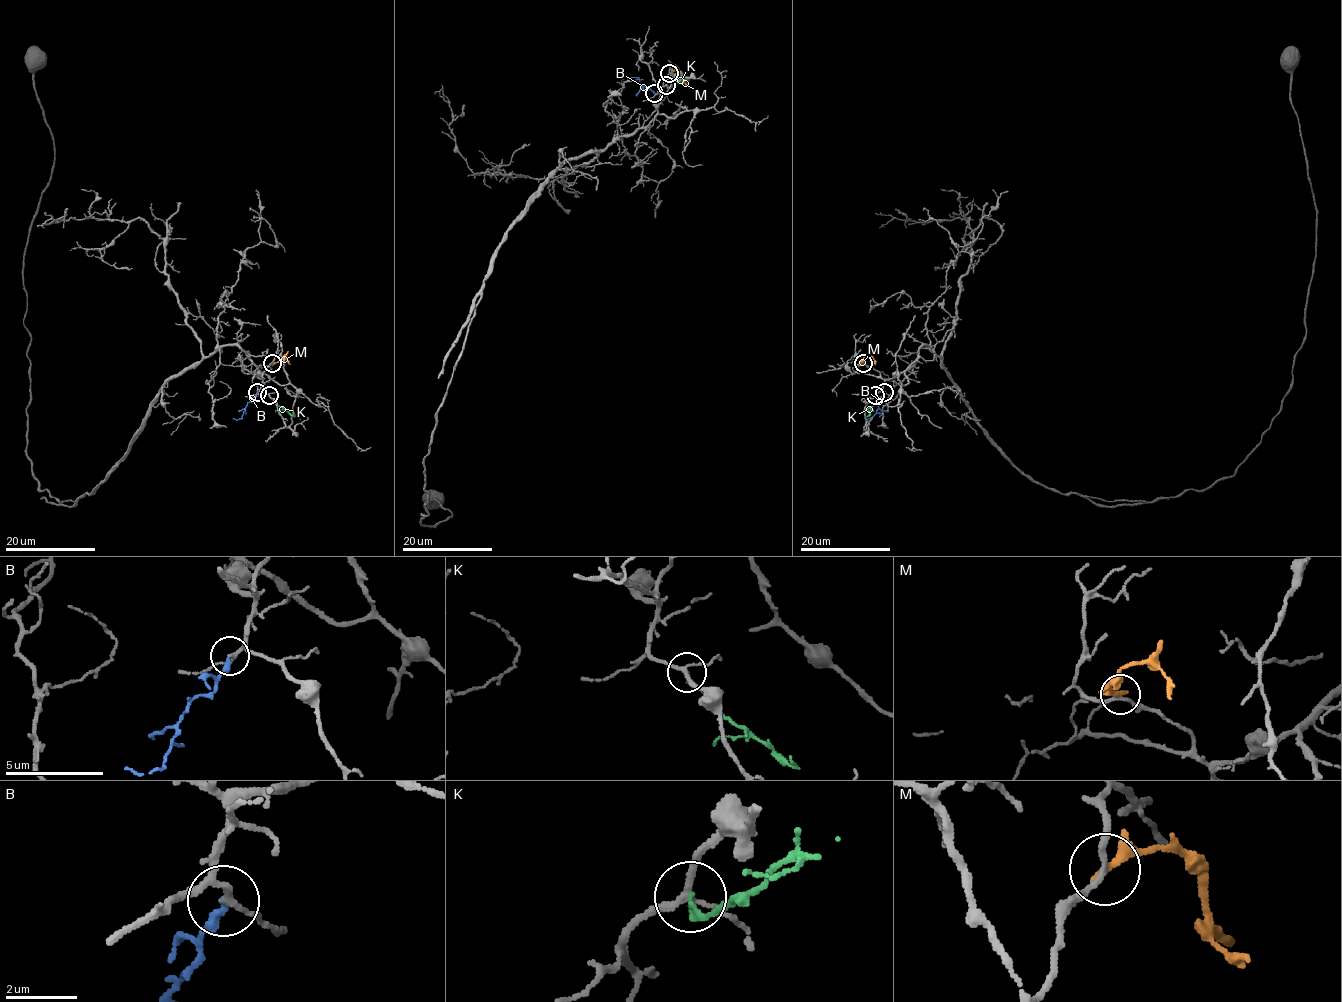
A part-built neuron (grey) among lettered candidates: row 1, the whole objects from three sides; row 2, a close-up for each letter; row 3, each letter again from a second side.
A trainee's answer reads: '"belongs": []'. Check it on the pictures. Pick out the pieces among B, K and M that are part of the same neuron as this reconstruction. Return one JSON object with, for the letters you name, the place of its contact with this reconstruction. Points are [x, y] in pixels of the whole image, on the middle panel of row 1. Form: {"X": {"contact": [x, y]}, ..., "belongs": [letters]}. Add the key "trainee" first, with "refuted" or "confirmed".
{"trainee": "refuted", "B": {"contact": [654, 93]}, "belongs": ["B"]}

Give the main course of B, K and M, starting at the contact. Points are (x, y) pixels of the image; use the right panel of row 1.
B: (883, 392), (877, 403), (878, 408), (868, 418)
K: (876, 394), (876, 403), (867, 416), (864, 414)
M: (863, 363), (861, 362), (867, 356), (871, 356), (876, 364)

